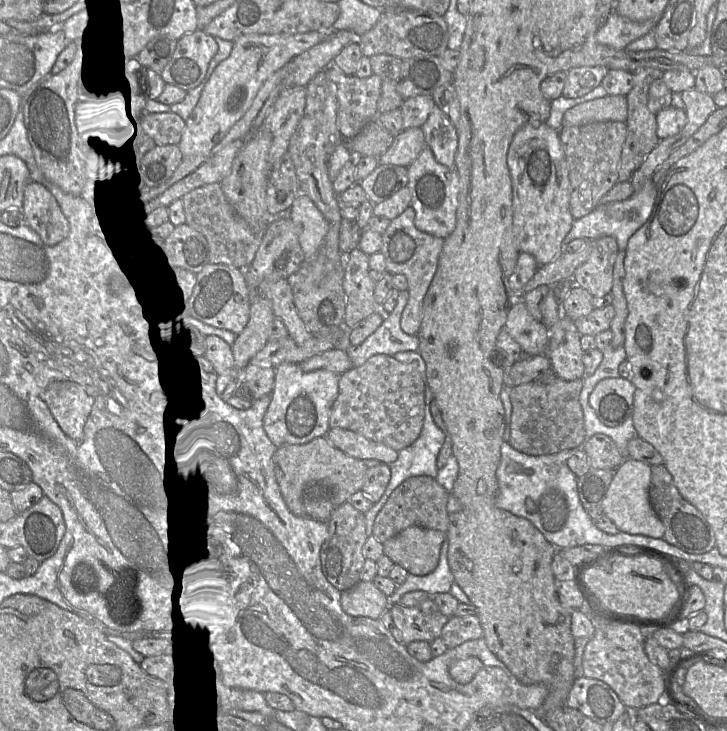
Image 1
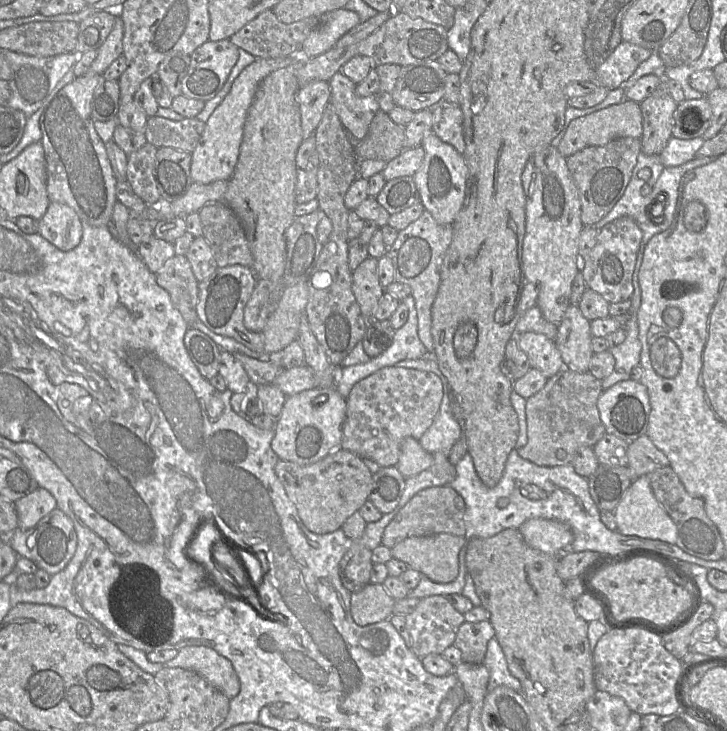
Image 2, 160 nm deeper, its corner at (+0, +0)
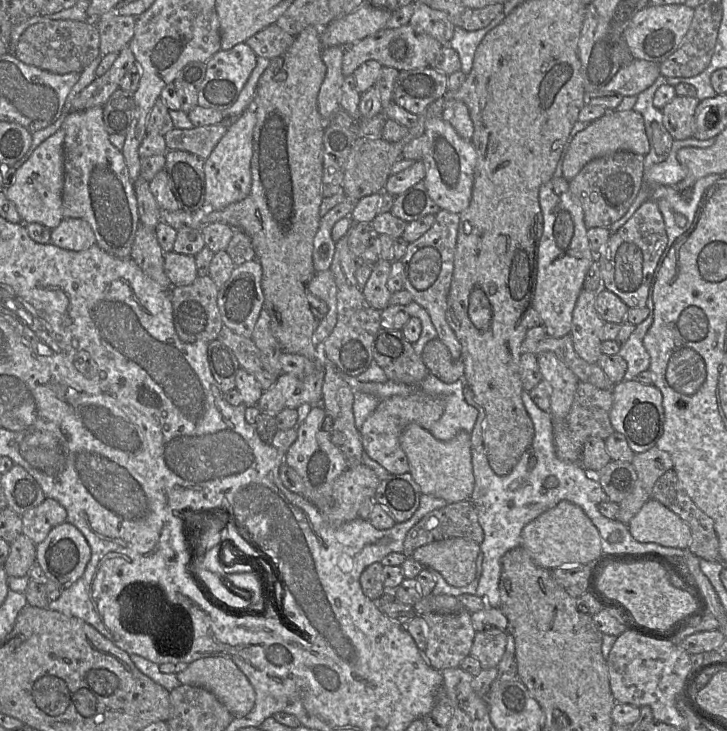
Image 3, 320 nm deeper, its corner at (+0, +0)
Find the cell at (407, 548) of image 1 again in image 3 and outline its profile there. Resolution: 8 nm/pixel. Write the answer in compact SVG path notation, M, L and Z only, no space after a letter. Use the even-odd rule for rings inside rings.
M460 537L436 541L416 549L411 558L439 572L453 587L470 584L477 572L480 544Z

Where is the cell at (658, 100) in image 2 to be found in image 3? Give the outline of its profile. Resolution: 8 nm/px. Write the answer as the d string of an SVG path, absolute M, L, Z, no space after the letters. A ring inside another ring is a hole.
M676 95L661 110L663 125L675 140L693 138L695 111L699 102L694 97Z

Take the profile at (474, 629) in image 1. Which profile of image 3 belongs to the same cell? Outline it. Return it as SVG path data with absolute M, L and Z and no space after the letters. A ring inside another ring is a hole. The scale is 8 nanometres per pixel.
M501 629L478 631L470 655L480 662L483 669L496 668L505 653L507 640L507 632Z

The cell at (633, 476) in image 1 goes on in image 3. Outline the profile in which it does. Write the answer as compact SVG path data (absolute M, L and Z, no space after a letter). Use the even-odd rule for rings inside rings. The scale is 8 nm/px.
M653 498L631 519L628 528L633 538L642 543L687 549L691 542L688 524Z

